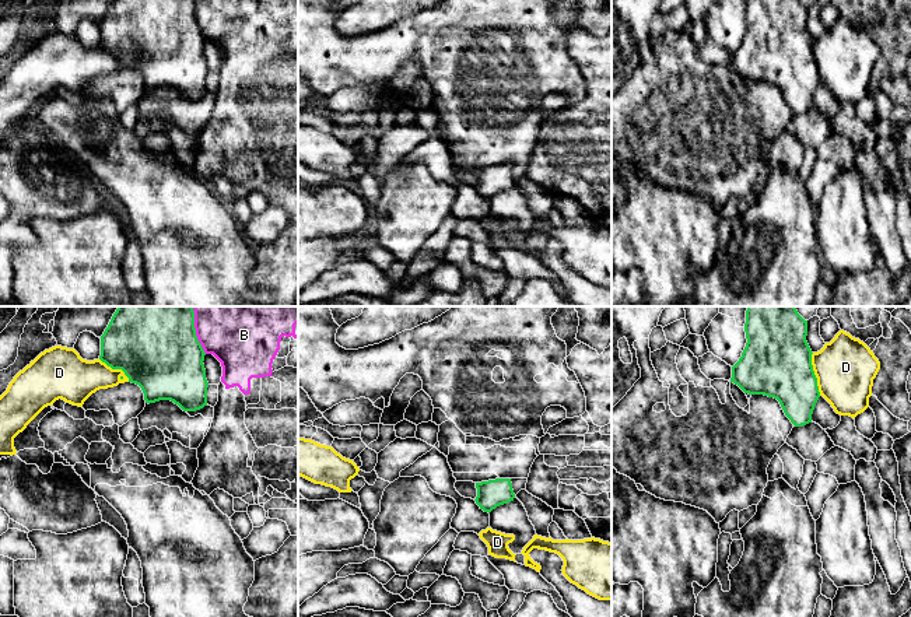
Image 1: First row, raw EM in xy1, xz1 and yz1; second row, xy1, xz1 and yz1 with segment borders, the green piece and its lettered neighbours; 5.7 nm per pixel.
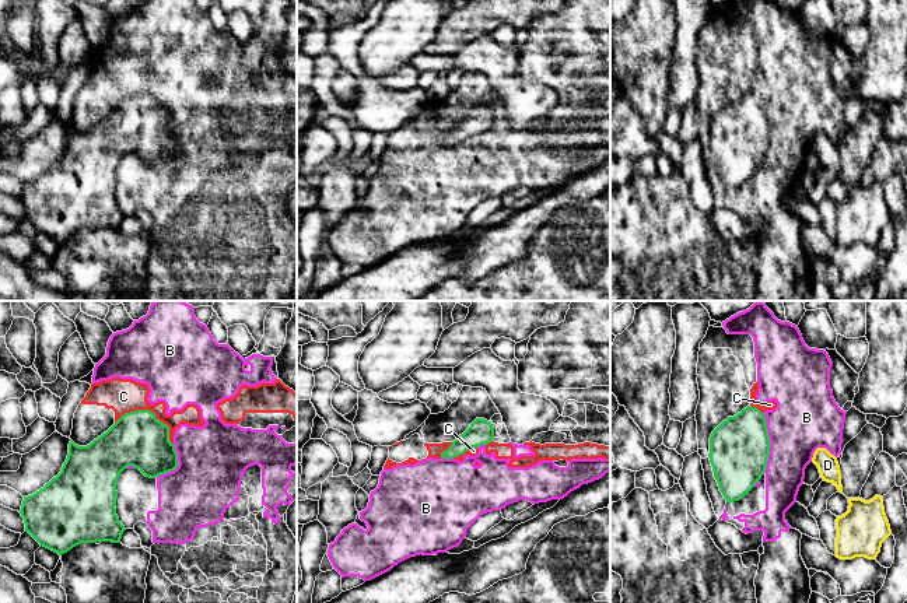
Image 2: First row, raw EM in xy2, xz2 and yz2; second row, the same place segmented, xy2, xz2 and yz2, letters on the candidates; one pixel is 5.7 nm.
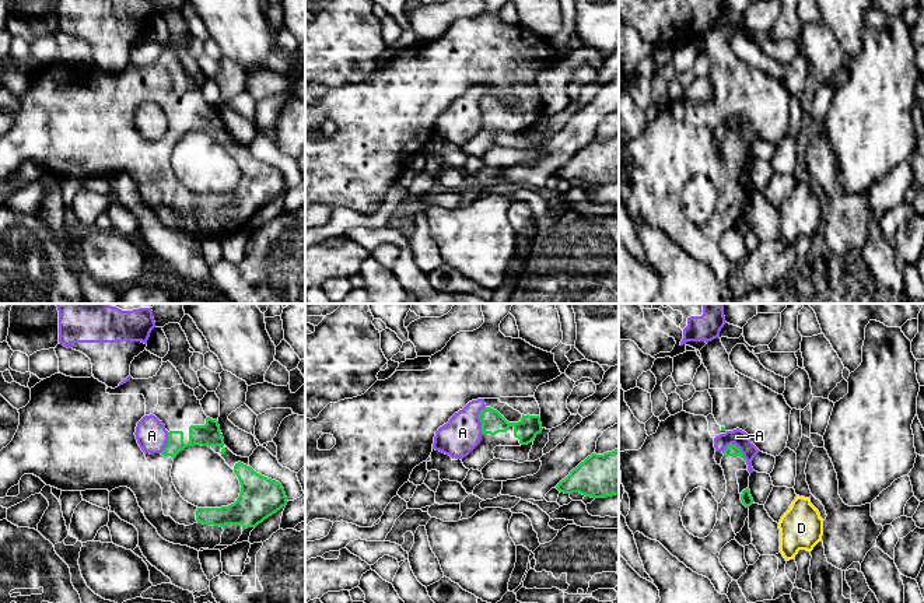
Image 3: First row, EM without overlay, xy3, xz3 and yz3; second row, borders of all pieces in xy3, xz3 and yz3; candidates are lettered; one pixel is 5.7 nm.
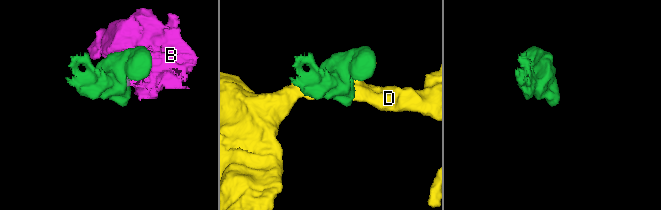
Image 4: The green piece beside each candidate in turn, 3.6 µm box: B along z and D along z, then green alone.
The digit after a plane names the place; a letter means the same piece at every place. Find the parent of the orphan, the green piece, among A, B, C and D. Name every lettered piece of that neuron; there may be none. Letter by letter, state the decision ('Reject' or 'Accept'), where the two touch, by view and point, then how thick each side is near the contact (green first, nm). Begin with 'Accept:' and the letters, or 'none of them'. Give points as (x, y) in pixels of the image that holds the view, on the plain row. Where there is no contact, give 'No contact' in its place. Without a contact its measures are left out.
Accept: none of them
A: Reject. Touches green at yz3 (737, 133). Thickness 70 nm (green) against 90 nm
B: Reject. Touches green at yz2 (770, 129). Thickness 360 nm (green) against 360 nm
C: Reject. Touches green at xy2 (149, 97). Thickness 320 nm (green) against 190 nm
D: Reject. Touches green at xy1 (115, 55). Thickness 440 nm (green) against 260 nm

